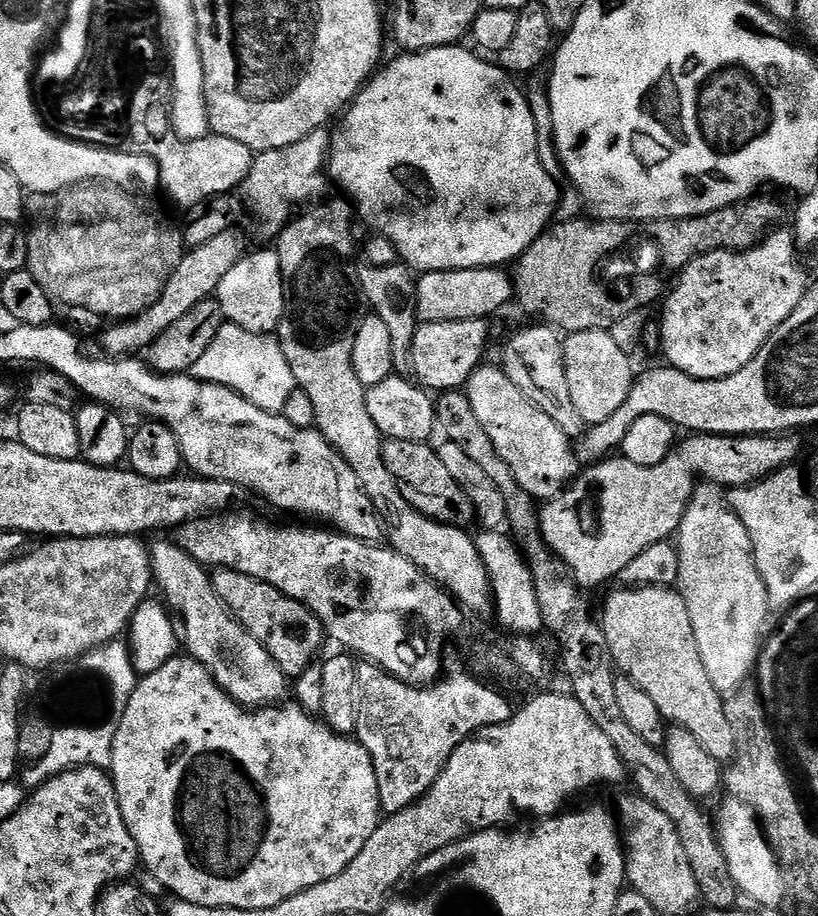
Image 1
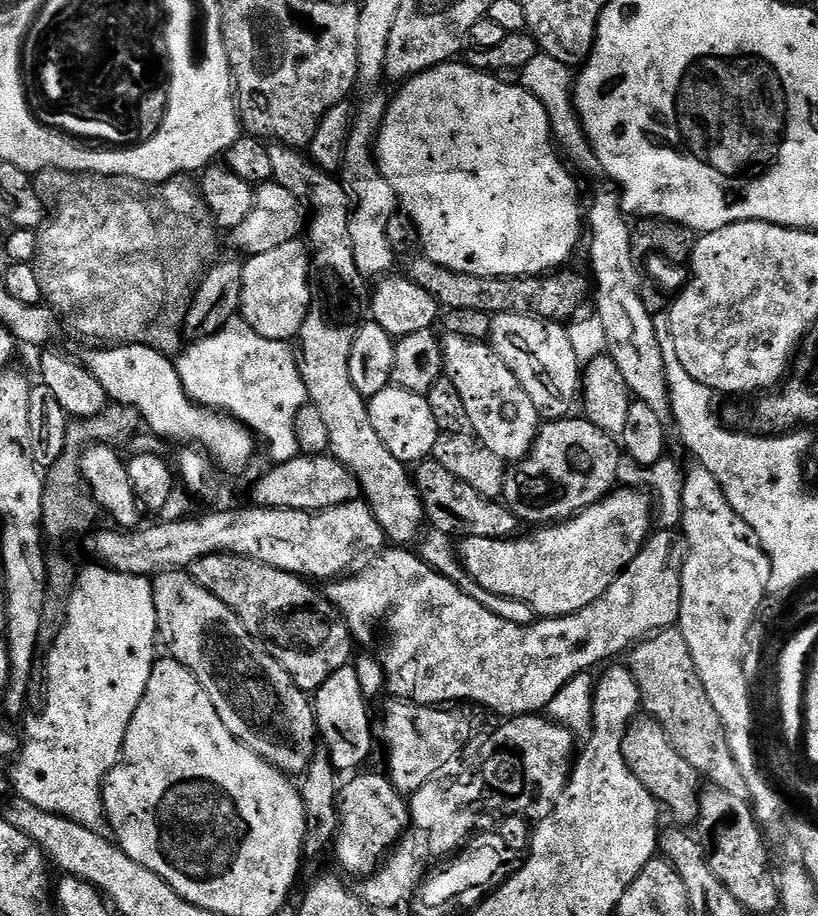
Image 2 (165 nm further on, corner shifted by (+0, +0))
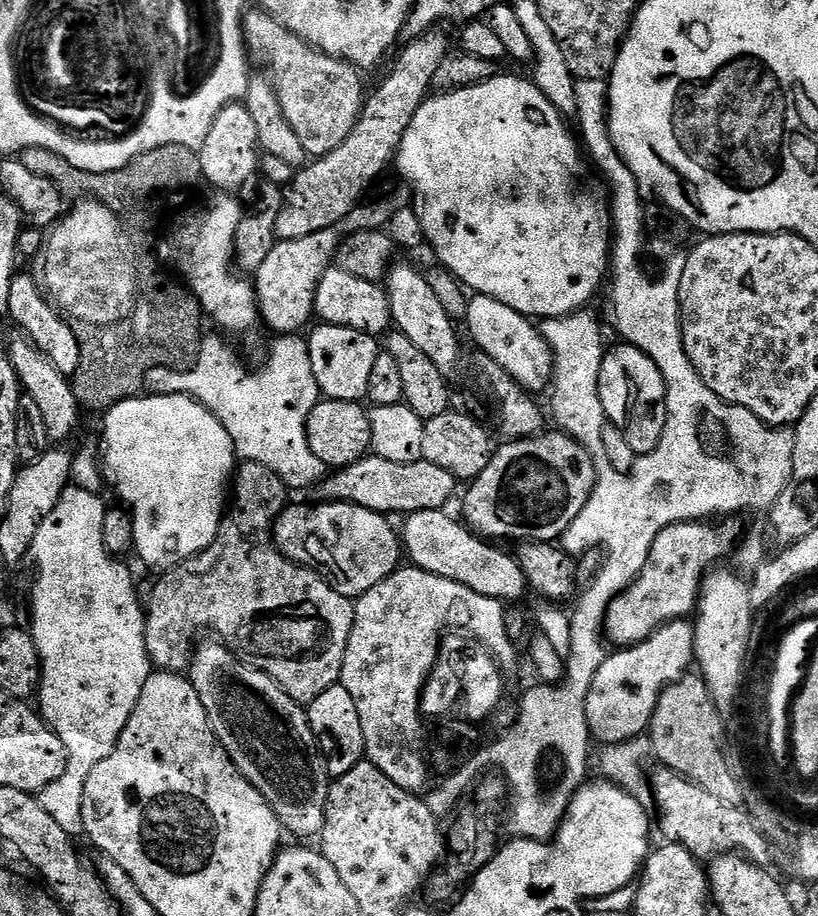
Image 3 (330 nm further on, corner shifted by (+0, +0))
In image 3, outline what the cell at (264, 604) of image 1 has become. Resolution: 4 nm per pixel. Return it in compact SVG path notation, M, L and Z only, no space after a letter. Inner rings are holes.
M243 461L237 467L234 473L234 492L236 488L236 501L231 501L230 507L227 509L226 515L220 522L220 529L216 535L216 540L206 550L202 550L196 556L192 556L188 560L183 560L181 564L177 564L174 568L169 568L163 573L164 576L152 588L152 597L146 600L146 615L144 617L144 633L146 634L146 650L148 658L153 665L161 672L178 672L183 673L186 668L186 654L193 651L194 645L197 643L199 632L204 632L209 628L209 633L215 634L229 648L235 650L241 657L251 658L253 661L259 662L265 669L270 678L274 678L286 690L286 694L290 694L290 698L294 698L302 706L307 706L314 702L314 698L318 698L318 694L326 694L326 690L330 690L335 684L340 683L340 671L342 670L342 658L346 658L346 642L350 642L350 630L354 626L354 610L355 603L349 597L338 594L338 590L329 581L325 580L320 573L315 572L313 568L303 568L300 564L295 564L293 560L287 560L274 543L274 533L276 531L276 520L284 512L290 503L290 489L285 484L284 479L278 474L274 474L274 470L270 470L270 466L262 466L258 462Z

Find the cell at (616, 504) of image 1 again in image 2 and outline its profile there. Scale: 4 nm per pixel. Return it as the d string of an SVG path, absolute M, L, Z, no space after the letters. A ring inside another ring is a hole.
M620 486L569 520L537 527L529 531L532 532L529 536L520 534L507 540L463 537L458 544L458 559L466 575L482 586L482 590L529 604L540 618L569 616L602 598L602 594L606 594L606 590L610 590L610 586L624 573L626 566L634 562L649 538L648 527L654 524L653 516L654 500L647 491L636 486Z

